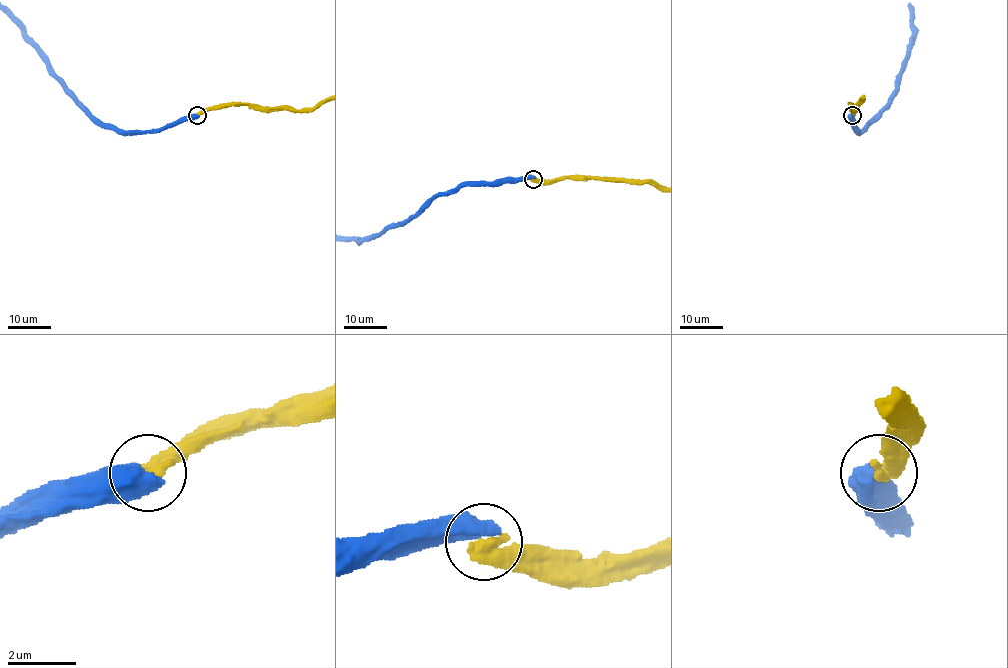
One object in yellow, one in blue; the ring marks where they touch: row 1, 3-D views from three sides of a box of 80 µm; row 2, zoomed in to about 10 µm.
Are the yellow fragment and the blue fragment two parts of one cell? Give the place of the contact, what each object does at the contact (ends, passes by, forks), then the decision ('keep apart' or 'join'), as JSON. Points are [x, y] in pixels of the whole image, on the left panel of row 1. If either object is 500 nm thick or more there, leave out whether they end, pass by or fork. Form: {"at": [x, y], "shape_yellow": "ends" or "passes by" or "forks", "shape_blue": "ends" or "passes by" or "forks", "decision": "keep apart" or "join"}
{"at": [197, 115], "decision": "keep apart"}

